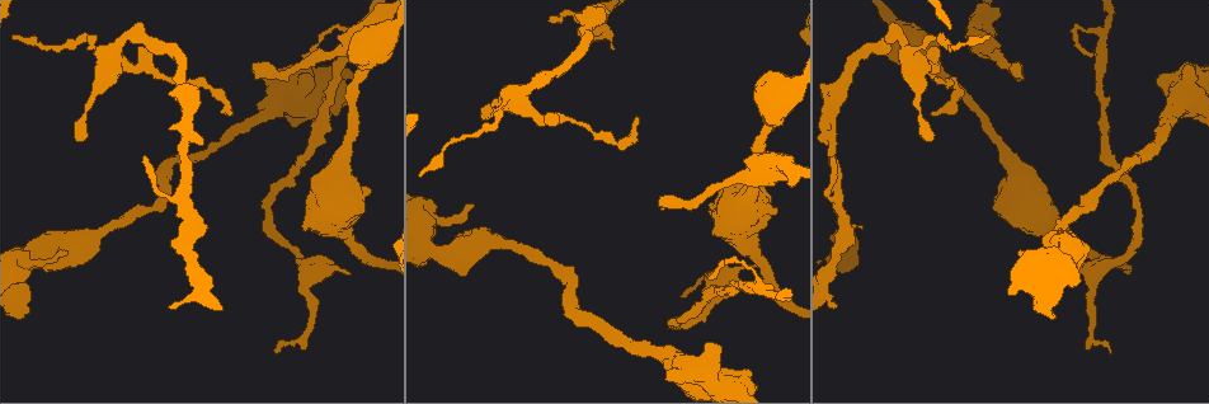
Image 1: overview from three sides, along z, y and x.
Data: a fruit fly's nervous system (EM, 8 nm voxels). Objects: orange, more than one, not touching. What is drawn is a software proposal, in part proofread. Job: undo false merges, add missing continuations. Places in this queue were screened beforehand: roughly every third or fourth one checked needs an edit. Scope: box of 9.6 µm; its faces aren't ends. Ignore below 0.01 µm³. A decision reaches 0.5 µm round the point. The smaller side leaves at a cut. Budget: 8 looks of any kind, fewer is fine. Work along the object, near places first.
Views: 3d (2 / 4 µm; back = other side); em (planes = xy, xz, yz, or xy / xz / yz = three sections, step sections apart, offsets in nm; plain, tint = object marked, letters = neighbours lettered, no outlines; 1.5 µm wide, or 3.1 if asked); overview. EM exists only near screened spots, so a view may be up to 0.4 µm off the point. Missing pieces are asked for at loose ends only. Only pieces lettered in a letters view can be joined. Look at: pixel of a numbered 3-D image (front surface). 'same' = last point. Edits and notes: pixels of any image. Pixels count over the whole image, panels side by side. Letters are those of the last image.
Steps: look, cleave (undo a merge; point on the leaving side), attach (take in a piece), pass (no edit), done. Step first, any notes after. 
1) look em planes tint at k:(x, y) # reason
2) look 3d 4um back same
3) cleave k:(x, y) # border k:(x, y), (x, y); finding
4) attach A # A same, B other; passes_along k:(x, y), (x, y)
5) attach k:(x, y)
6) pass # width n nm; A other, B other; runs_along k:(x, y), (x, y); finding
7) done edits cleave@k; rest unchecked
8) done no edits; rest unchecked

look 3d 2um back at 1:(474, 205) # an open end

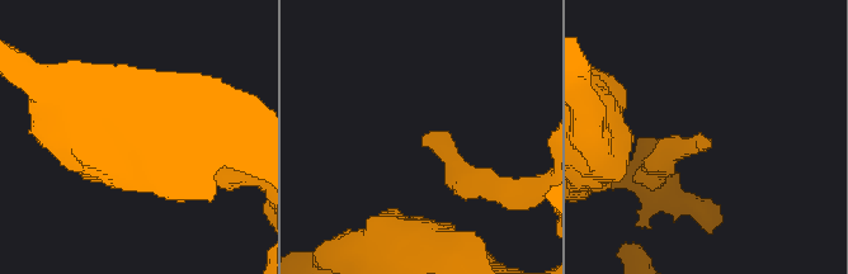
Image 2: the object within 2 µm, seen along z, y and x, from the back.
look em yz step 8 tint at 2:(711, 138)

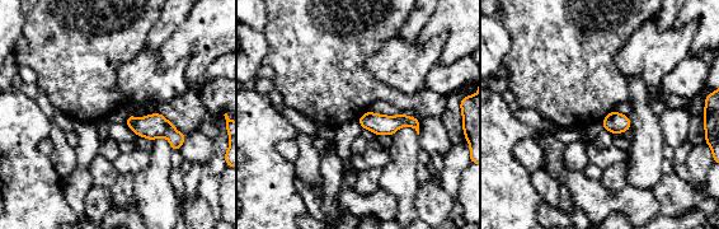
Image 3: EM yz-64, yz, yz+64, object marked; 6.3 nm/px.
look em xy step 8 letters same # another direction

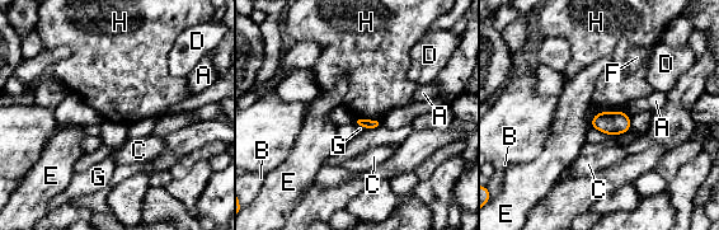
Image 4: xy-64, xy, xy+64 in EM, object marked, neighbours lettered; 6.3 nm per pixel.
pass # A other, B other, C other, D other, E other, F other, G other, H other; no lettered piece goes on from it

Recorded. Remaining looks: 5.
look em planes tint at 1:(265, 114) # calibre changes

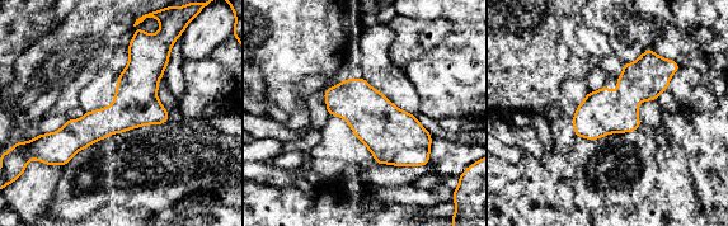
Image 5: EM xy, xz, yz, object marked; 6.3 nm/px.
look em planes letters same # what lies round it

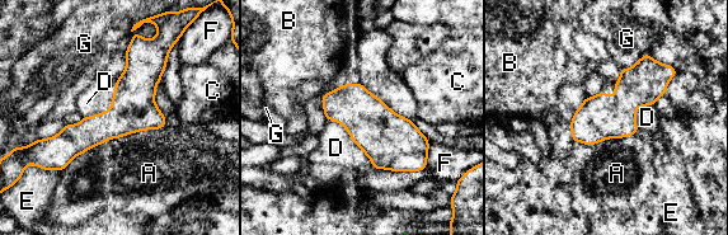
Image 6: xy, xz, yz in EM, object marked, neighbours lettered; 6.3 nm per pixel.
pass # A other, B other, C other, D other, E other, F other, G other; border 6:(164, 126), (111, 137), (61, 172); one neuron here

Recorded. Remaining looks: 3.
look 3d 2um at 1:(255, 77) # an open end

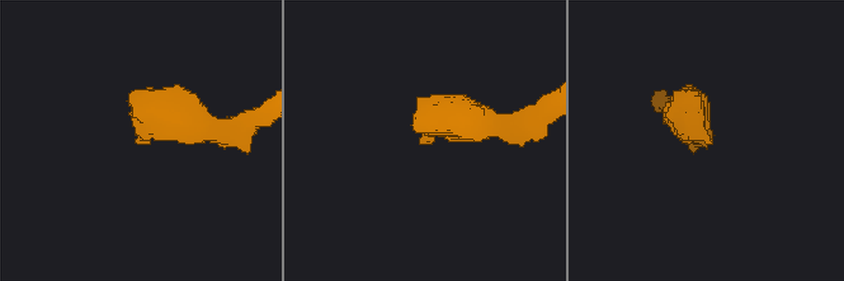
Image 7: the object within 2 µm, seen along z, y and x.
look em planes tint at 7:(138, 144) # shape alone is not enough

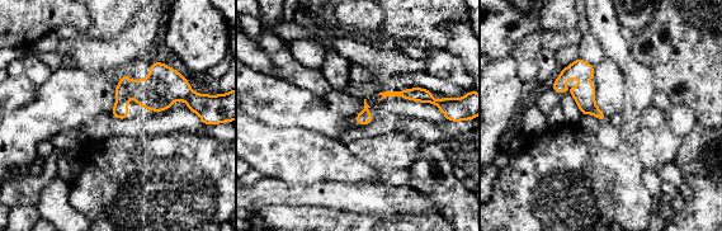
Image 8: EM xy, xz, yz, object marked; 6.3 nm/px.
look em planes letters same # what lies round it

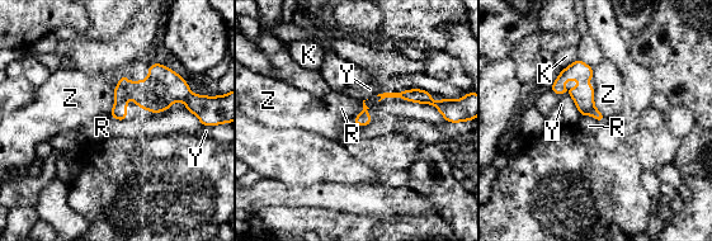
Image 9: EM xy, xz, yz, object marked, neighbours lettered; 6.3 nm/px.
pass # K other, R other, Y other, Z other; runs_along 9:(578, 64), (584, 102), (600, 118); none of them fits

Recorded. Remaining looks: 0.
done no edits; rest unchecked

